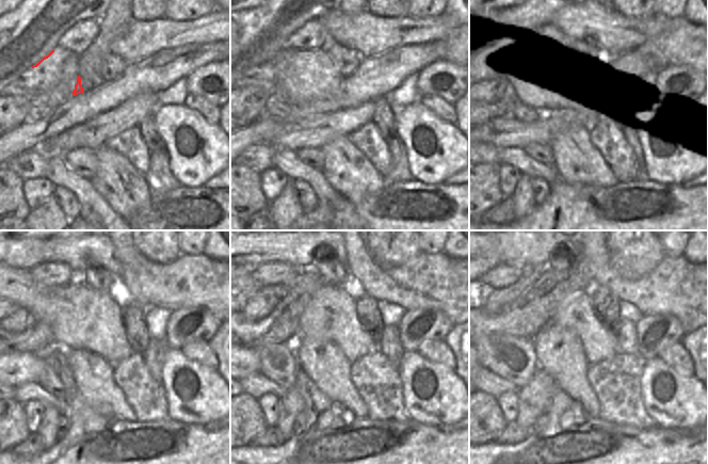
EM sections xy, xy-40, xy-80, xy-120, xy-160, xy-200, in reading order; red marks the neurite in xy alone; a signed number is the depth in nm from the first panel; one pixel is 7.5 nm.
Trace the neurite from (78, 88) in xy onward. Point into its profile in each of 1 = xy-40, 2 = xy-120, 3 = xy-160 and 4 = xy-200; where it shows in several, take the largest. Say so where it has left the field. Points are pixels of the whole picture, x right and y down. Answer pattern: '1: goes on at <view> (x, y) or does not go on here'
1: goes on at xy-40 (312, 75)
2: goes on at xy-120 (81, 317)
3: goes on at xy-160 (330, 315)
4: goes on at xy-200 (575, 312)

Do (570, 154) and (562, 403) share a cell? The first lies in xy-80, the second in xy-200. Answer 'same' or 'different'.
different

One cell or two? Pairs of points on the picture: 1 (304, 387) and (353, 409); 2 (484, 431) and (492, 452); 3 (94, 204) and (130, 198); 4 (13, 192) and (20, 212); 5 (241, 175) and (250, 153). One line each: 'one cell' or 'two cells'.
1: two cells
2: two cells
3: two cells
4: one cell
5: two cells

